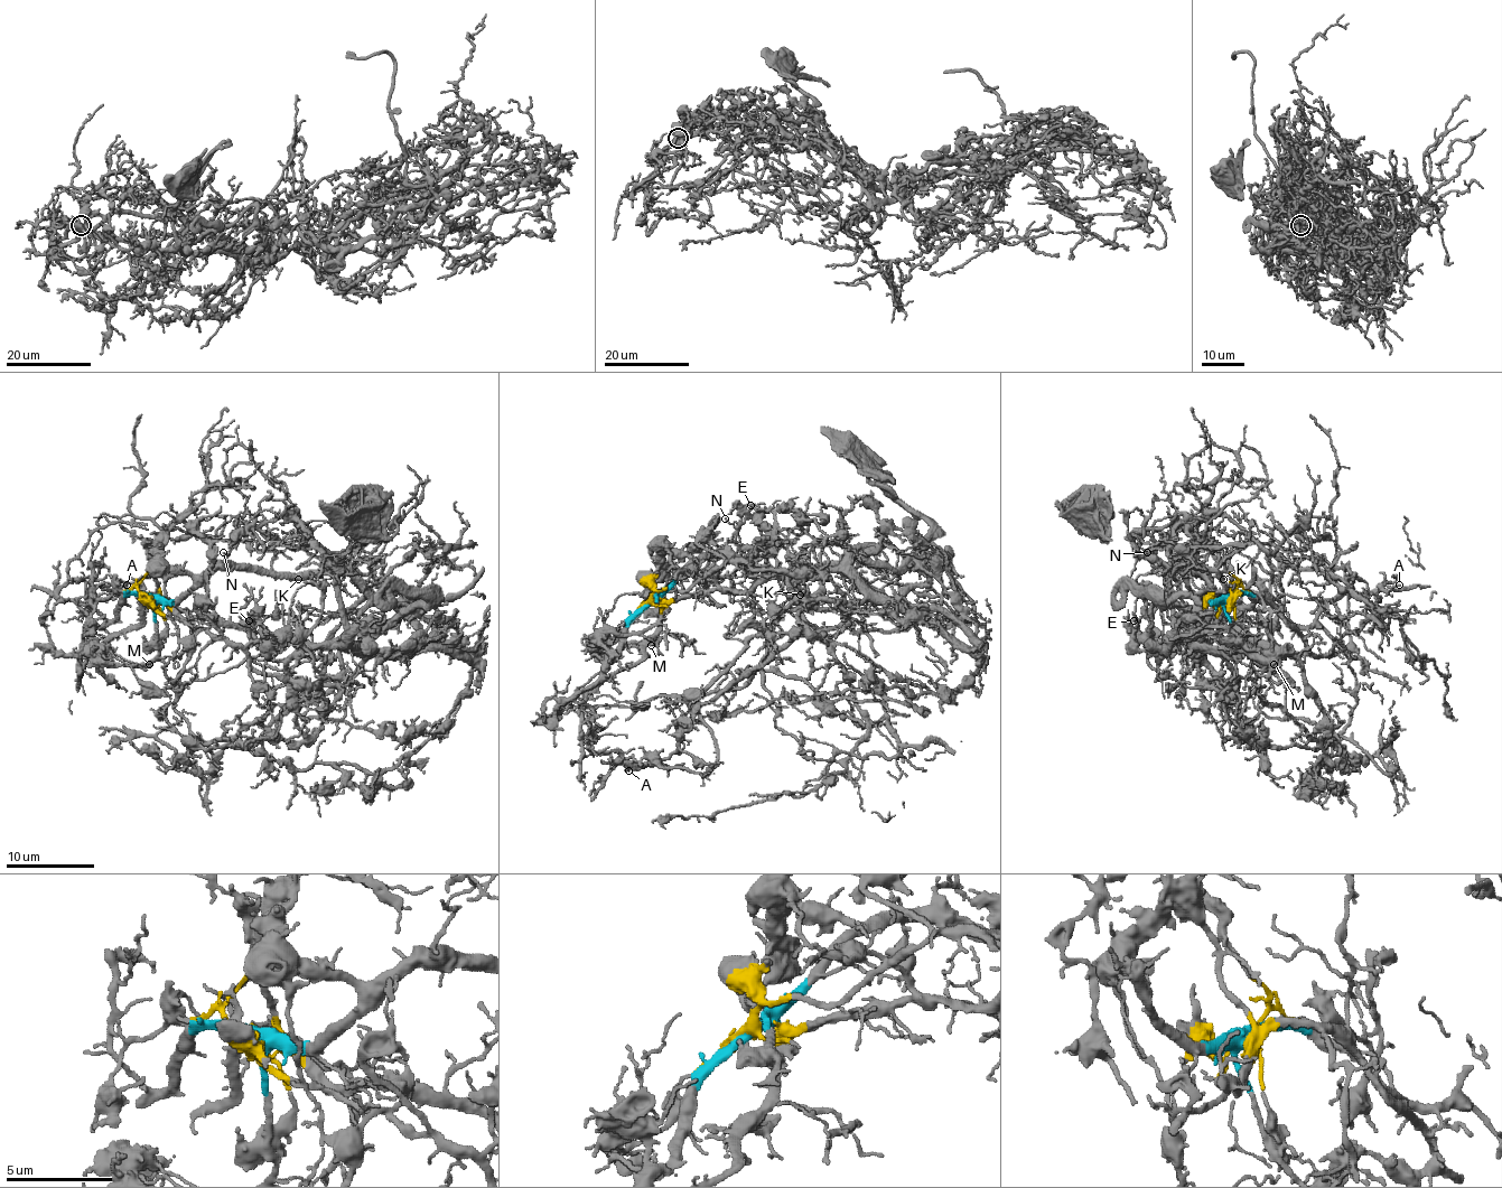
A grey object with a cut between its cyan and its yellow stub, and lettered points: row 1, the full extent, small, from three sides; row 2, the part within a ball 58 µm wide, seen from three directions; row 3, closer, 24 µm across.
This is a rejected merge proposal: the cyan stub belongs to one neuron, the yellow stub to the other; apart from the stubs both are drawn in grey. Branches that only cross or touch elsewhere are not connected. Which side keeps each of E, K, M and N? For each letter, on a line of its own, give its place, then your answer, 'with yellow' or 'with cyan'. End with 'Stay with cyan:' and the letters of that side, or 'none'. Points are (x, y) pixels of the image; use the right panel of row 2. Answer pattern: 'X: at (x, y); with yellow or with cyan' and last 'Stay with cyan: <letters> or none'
E: at (1134, 620); with yellow
K: at (1223, 579); with cyan
M: at (1274, 664); with cyan
N: at (1147, 552); with cyan
Stay with cyan: K, M, N

